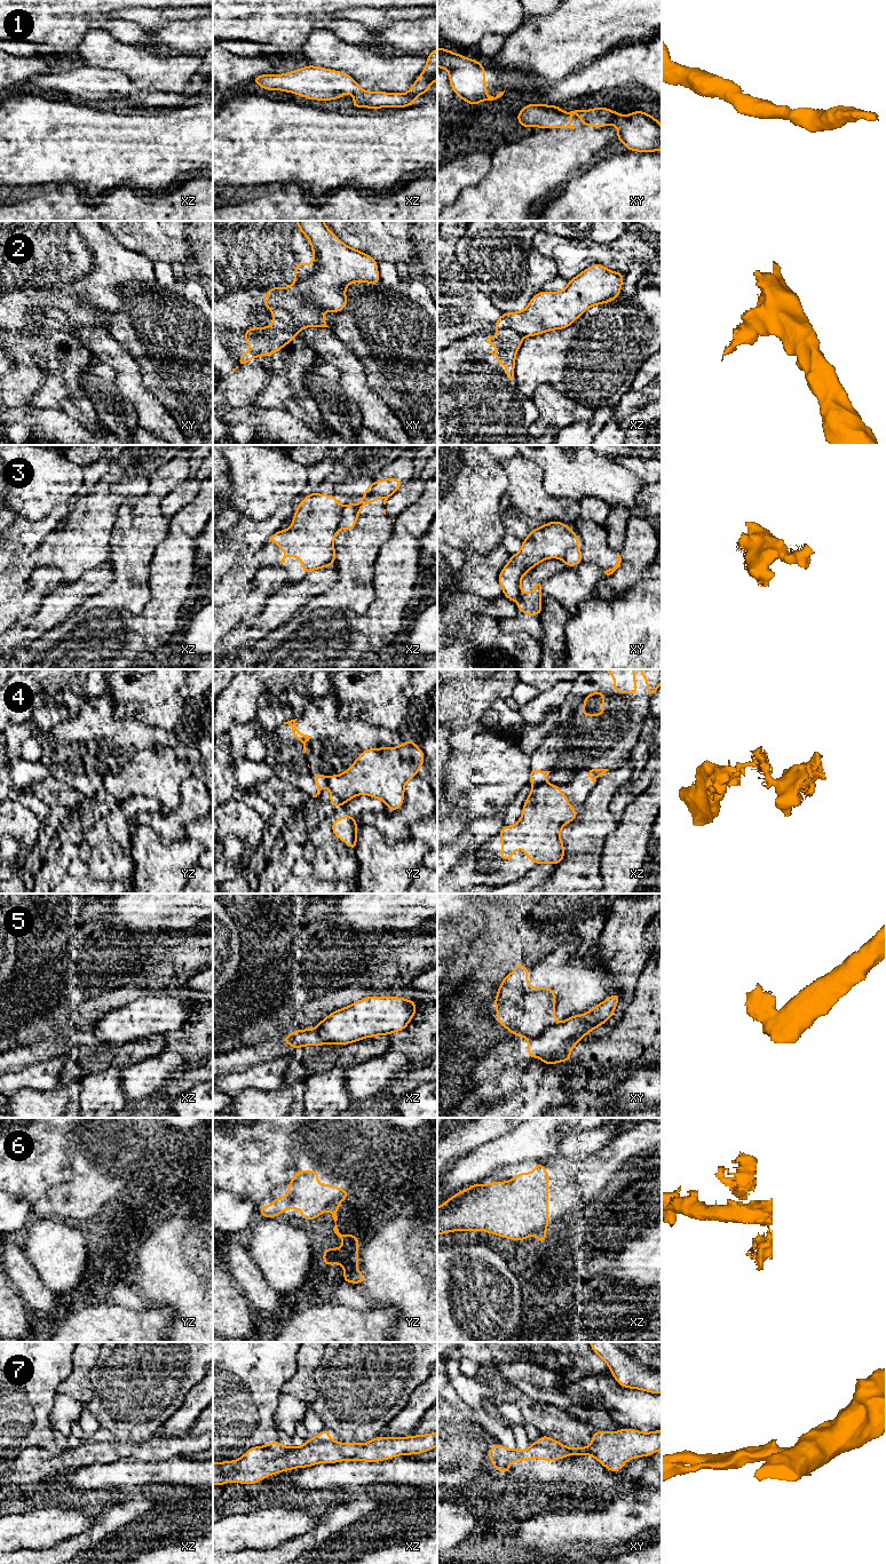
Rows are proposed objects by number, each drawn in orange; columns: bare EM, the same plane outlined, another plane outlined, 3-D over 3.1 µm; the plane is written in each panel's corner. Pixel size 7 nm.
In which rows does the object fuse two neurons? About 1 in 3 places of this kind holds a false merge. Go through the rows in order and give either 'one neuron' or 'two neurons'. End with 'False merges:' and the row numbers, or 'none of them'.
1: one neuron
2: two neurons
3: two neurons
4: two neurons
5: two neurons
6: two neurons
7: two neurons
False merges: 2, 3, 4, 5, 6, 7

